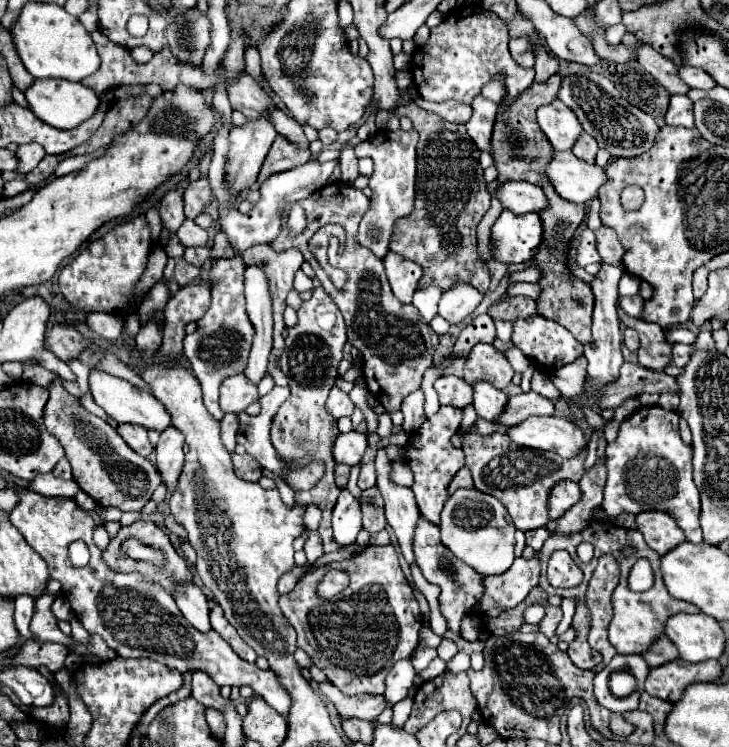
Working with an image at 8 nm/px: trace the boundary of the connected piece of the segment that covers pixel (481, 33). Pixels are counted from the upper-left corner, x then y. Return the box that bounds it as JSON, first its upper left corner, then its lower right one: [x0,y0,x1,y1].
[413,4,535,104]

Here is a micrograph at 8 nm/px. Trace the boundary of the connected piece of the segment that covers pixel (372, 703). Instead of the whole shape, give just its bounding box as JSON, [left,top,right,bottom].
[317,682,387,722]

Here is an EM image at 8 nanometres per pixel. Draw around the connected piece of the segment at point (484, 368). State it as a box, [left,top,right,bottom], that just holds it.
[463,344,515,390]

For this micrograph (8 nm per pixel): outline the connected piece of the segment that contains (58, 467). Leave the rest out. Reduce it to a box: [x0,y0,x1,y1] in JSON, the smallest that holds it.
[53,458,73,480]

